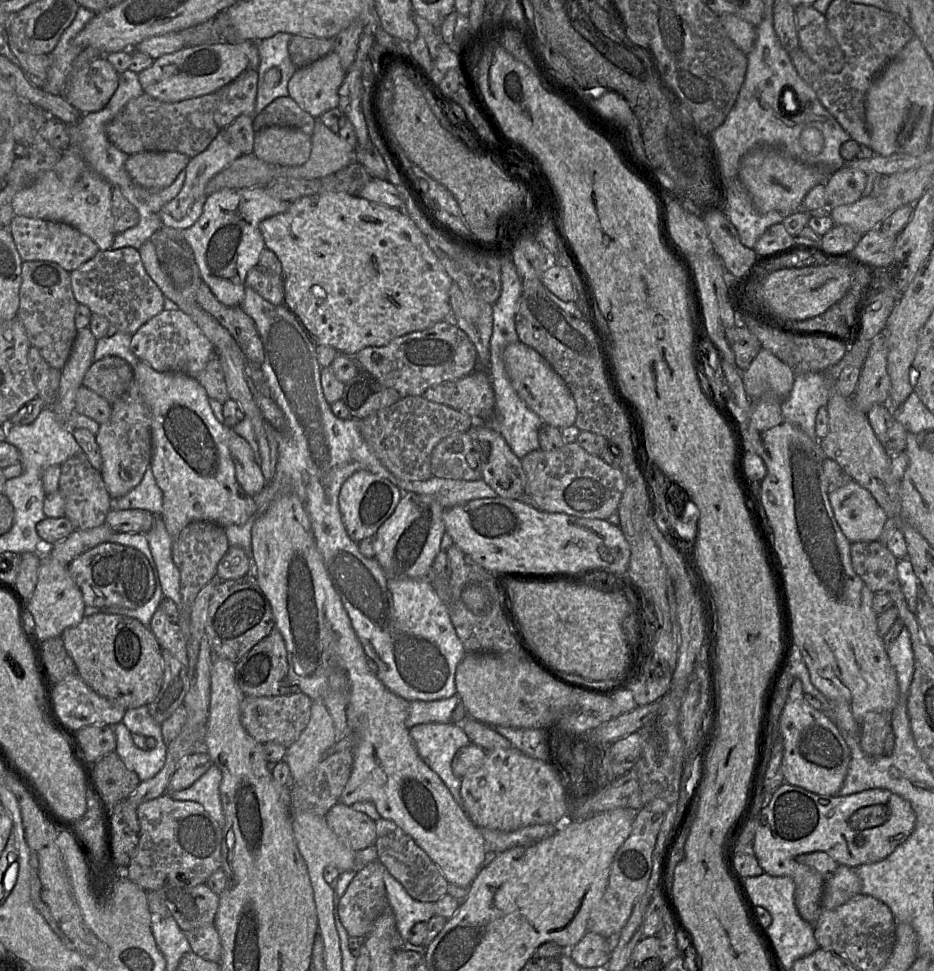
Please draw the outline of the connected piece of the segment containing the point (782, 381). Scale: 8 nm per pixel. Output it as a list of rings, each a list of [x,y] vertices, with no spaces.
[[[764,348],[743,371],[745,391],[752,401],[765,394],[773,394],[781,400],[786,398],[793,387],[794,377],[788,365]]]

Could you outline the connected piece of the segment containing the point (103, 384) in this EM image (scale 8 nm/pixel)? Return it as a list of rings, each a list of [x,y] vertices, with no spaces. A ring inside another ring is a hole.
[[[106,356],[95,361],[87,370],[83,385],[107,400],[116,402],[134,379],[134,369],[124,359]]]

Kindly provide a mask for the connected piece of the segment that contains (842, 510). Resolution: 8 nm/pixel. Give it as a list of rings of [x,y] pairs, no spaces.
[[[850,480],[829,492],[828,499],[839,527],[851,543],[879,539],[888,517],[869,491]]]

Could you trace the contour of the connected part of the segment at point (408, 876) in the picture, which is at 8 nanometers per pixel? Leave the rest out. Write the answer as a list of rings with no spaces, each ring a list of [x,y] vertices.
[[[381,817],[375,824],[377,859],[412,898],[420,902],[437,902],[447,894],[449,883],[442,871],[412,837],[391,820]]]

